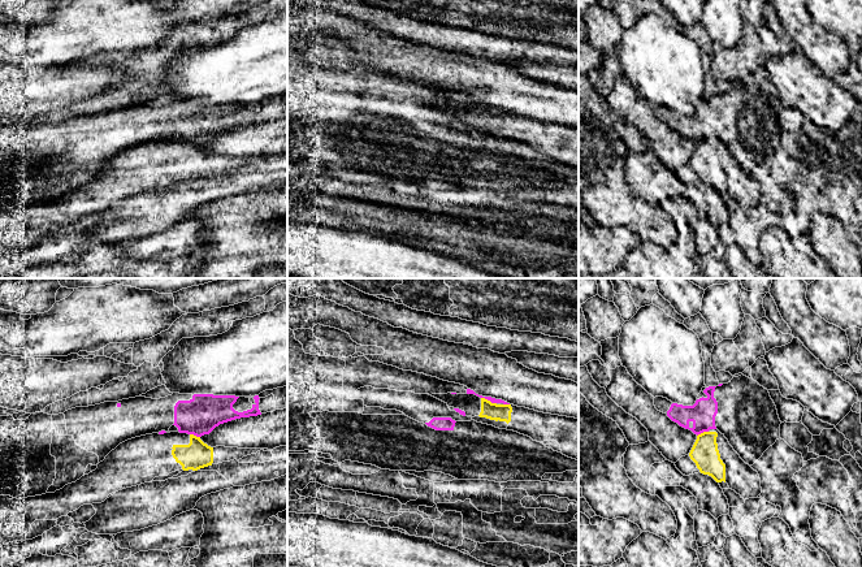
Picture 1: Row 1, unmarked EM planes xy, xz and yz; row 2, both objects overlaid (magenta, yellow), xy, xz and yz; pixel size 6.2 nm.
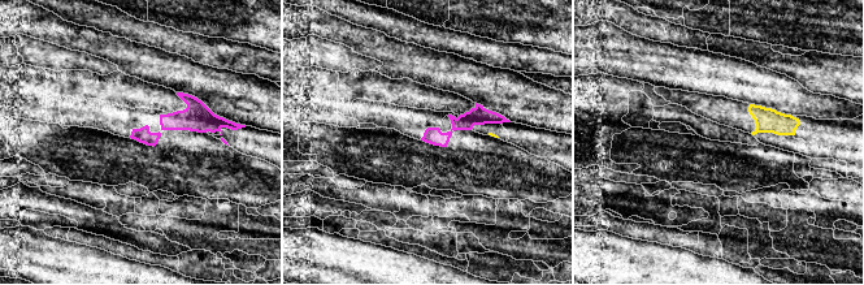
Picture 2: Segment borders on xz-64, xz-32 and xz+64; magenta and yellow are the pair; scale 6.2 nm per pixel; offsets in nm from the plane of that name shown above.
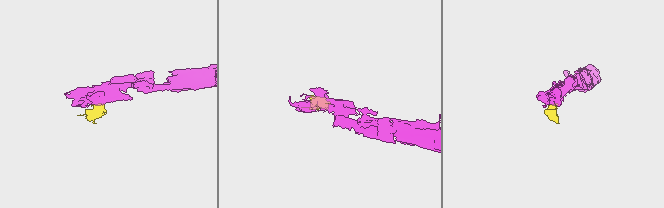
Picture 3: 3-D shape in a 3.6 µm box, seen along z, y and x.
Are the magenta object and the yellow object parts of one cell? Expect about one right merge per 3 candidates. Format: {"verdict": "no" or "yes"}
{"verdict": "no"}

